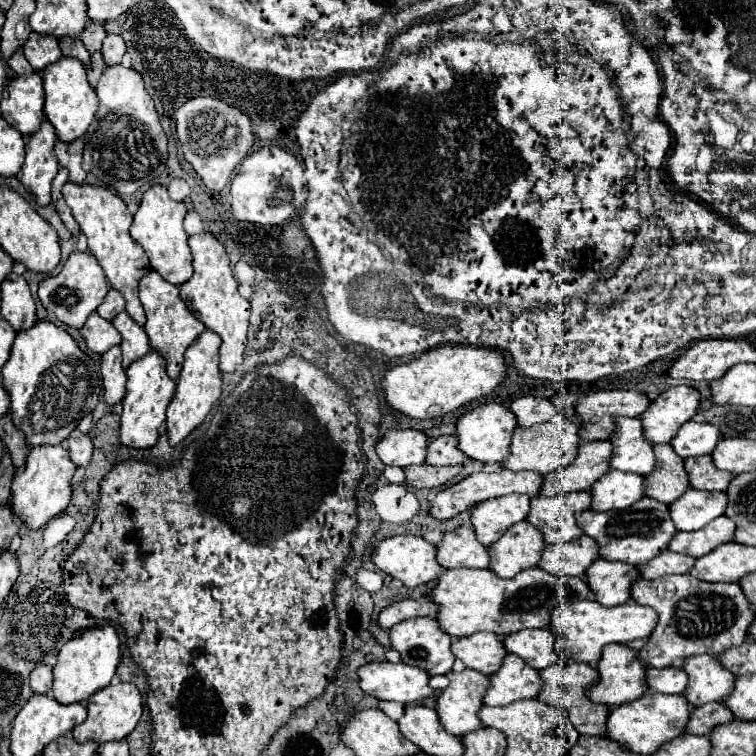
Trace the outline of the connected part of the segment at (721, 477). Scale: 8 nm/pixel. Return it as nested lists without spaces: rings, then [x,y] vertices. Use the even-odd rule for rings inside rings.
[[[711,456],[687,458],[685,470],[689,476],[689,486],[695,490],[727,490],[731,482],[731,472],[717,470],[711,462]]]

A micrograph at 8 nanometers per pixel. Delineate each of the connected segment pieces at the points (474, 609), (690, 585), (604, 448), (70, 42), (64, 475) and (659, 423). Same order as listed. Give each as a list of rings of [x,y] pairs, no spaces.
[[[453,568],[443,570],[433,586],[429,600],[439,606],[437,622],[445,634],[451,638],[469,636],[481,630],[507,636],[523,628],[547,628],[551,624],[551,610],[555,606],[585,600],[591,590],[583,578],[559,578],[545,574],[541,568],[521,570],[515,578],[497,578],[491,570],[473,568]]]
[[[685,574],[685,576],[663,576],[657,580],[643,580],[641,578],[639,582],[633,582],[631,600],[635,600],[641,606],[653,608],[659,616],[659,622],[657,622],[653,634],[649,636],[647,644],[639,650],[639,660],[645,662],[647,666],[653,666],[653,668],[683,666],[685,658],[689,658],[689,656],[695,656],[695,654],[717,656],[727,648],[741,646],[745,636],[747,636],[749,624],[755,620],[753,608],[737,584],[711,584],[711,582],[691,578],[689,574]]]
[[[609,440],[603,442],[583,442],[575,462],[543,476],[543,490],[539,496],[557,496],[567,492],[589,490],[595,478],[601,478],[611,470],[609,460],[613,446]]]
[[[61,38],[59,44],[61,44],[61,52],[63,52],[63,56],[77,58],[79,62],[83,62],[83,66],[89,64],[91,54],[83,48],[83,42],[81,42],[79,38]]]
[[[35,446],[31,448],[25,470],[15,474],[11,484],[11,510],[29,530],[39,530],[53,516],[61,514],[71,502],[69,480],[75,474],[75,466],[69,460],[69,452],[63,446]]]
[[[673,386],[661,392],[639,418],[643,422],[643,436],[653,444],[671,442],[681,424],[697,412],[697,406],[699,392],[691,386]]]

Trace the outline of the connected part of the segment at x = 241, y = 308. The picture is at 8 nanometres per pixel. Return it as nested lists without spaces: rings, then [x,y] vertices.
[[[199,232],[189,236],[189,248],[193,254],[195,274],[189,282],[181,286],[181,298],[189,304],[191,312],[205,324],[207,330],[219,334],[219,370],[223,374],[235,372],[243,362],[243,350],[247,344],[247,328],[249,328],[249,302],[239,294],[237,280],[233,278],[229,256],[223,244],[211,232]]]

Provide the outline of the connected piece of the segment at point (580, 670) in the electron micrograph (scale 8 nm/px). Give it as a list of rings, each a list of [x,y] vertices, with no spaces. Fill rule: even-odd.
[[[561,658],[555,666],[543,668],[541,672],[543,678],[543,690],[537,694],[537,700],[543,704],[551,704],[557,706],[561,710],[567,710],[569,720],[573,722],[575,730],[579,734],[589,734],[589,736],[605,736],[605,722],[607,722],[607,714],[609,708],[603,704],[595,704],[587,698],[587,686],[591,686],[597,680],[597,672],[593,666],[589,664],[579,664],[579,662],[571,662]]]

